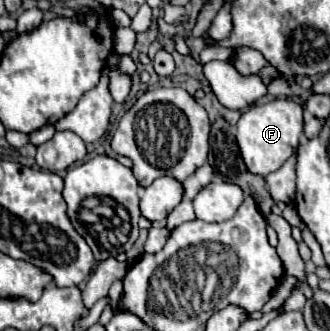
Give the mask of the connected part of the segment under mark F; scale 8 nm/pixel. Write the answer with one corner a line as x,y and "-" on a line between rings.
274,99
264,105
254,105
242,113
238,121
236,141
240,155
250,173
266,177
278,171
298,149
298,139
302,135
302,105
290,99

